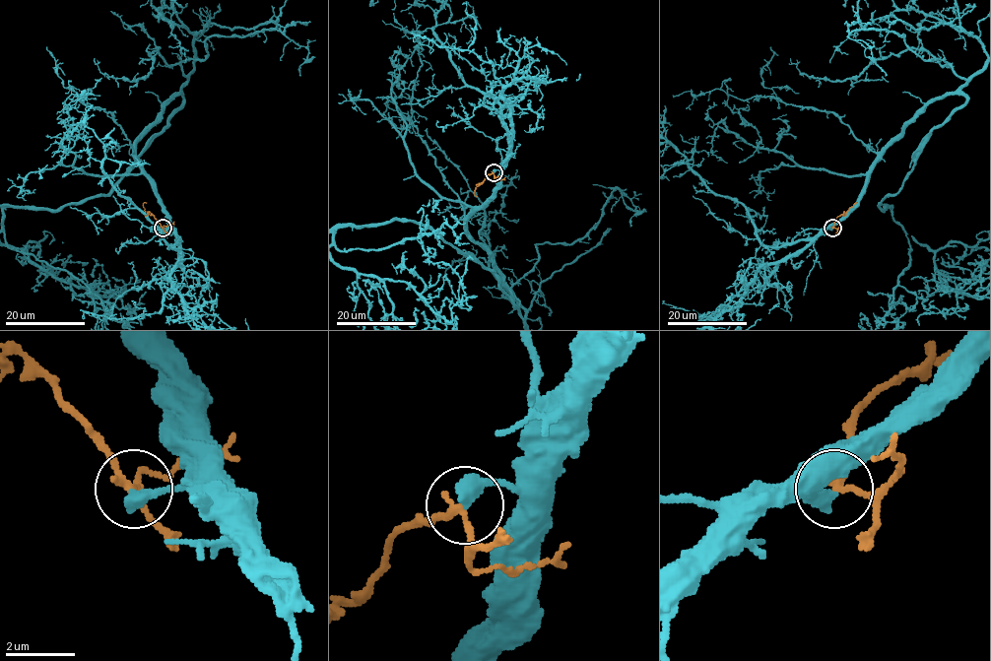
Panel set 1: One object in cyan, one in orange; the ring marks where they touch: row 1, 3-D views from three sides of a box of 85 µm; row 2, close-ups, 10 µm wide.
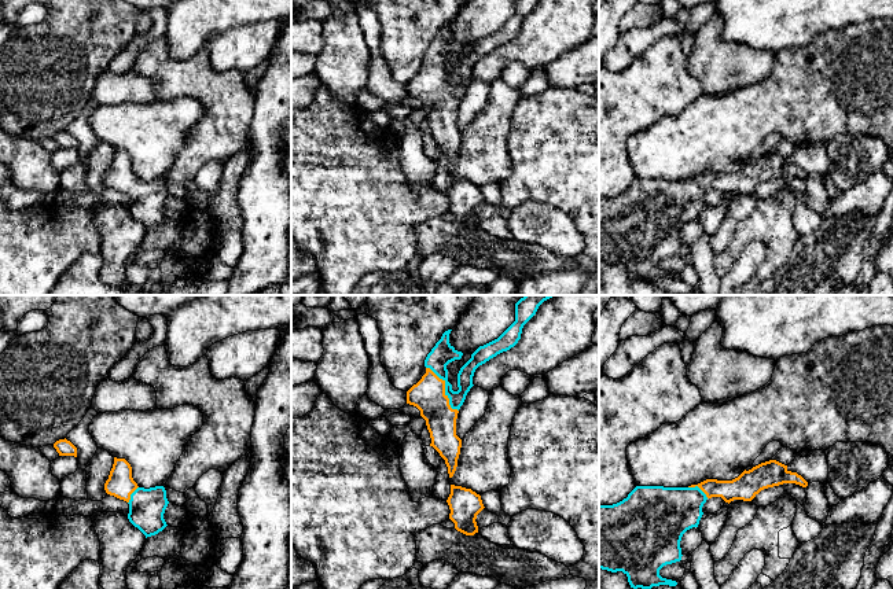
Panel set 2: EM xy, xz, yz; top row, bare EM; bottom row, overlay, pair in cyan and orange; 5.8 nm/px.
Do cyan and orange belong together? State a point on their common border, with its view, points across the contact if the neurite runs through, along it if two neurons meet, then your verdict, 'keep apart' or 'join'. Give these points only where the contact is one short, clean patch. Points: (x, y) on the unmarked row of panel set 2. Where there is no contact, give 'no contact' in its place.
contact xz (445, 81); way xz (443, 45), (441, 72), (445, 81), (427, 87); join

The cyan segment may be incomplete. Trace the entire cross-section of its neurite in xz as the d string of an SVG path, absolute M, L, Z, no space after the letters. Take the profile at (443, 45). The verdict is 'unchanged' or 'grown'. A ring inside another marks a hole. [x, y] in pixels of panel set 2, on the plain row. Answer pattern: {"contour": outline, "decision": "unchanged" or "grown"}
{"contour": "M515 0L515 14L495 33L479 38L471 51L457 66L457 84L452 82L448 74L446 58L460 52L463 45L449 36L448 22L436 36L425 52L426 66L407 84L407 96L416 99L426 113L431 136L445 152L449 170L453 169L460 147L462 132L456 128L456 111L467 85L474 78L475 62L510 43L521 32L523 18L536 7L539 0Z", "decision": "grown"}

